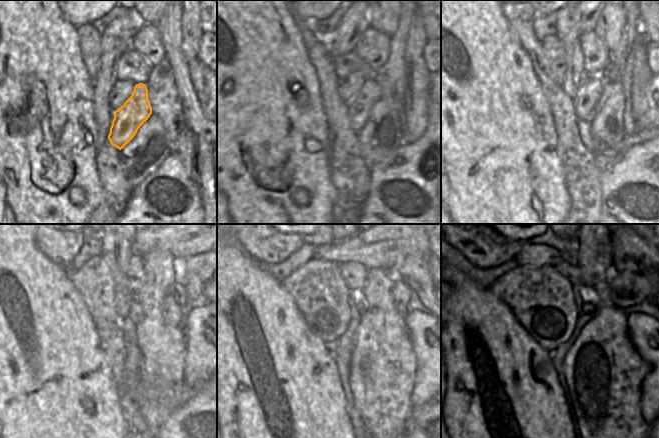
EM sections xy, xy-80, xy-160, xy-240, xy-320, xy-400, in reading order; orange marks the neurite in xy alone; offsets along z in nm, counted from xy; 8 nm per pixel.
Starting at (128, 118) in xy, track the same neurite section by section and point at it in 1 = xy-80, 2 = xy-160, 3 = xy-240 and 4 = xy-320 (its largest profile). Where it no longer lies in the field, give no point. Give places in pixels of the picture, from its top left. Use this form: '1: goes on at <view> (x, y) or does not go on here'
1: goes on at xy-80 (359, 107)
2: goes on at xy-160 (585, 103)
3: goes on at xy-240 (136, 314)
4: goes on at xy-320 (361, 306)

